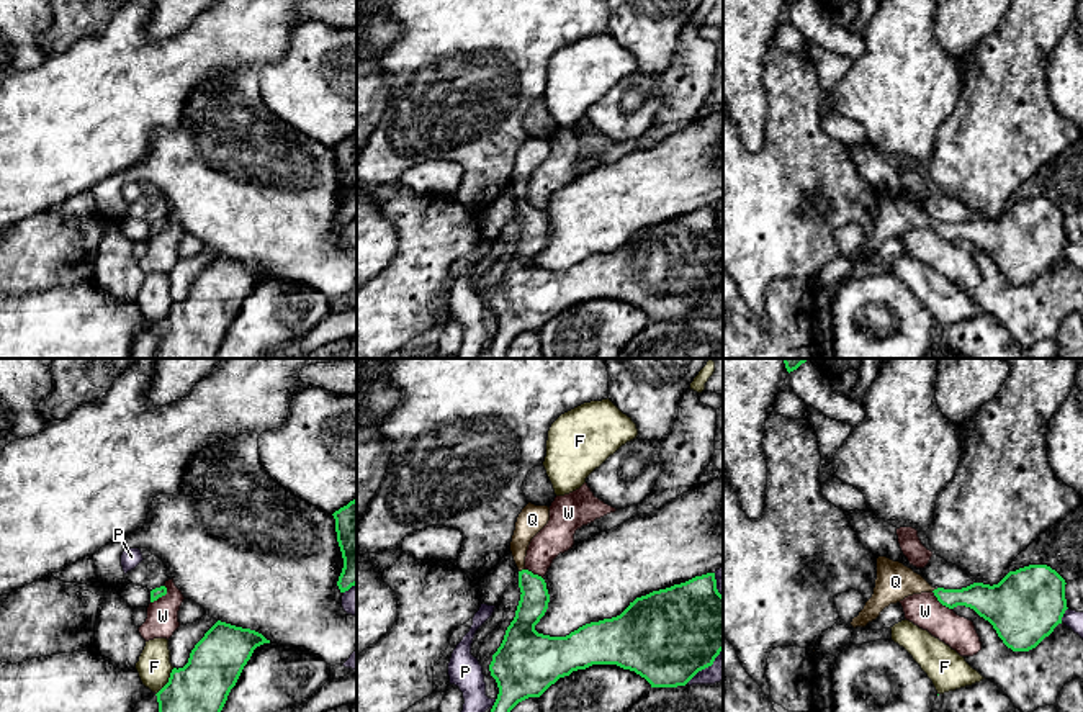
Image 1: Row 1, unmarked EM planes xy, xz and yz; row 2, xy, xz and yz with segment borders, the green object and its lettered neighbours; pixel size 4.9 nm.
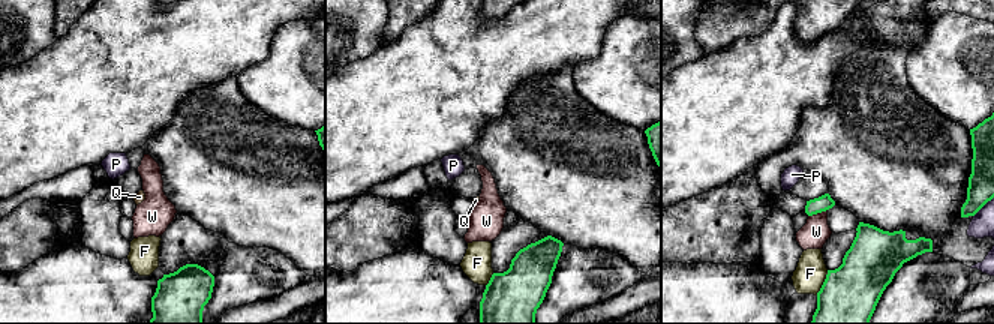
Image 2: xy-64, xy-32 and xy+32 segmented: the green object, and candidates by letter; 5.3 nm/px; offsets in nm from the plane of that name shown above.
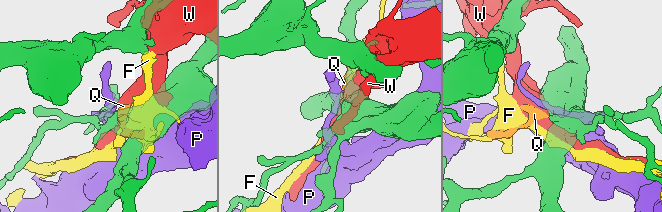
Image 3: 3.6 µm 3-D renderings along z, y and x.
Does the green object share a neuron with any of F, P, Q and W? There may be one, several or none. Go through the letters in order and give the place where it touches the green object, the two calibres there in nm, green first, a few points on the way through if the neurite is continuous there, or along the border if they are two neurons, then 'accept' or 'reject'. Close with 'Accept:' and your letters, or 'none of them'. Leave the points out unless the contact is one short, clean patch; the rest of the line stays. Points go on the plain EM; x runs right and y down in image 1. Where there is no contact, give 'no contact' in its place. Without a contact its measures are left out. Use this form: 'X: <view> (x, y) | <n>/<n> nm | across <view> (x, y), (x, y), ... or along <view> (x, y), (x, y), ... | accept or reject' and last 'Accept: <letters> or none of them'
F: xy (169, 315) | 300/170 nm | reject
P: yz (1064, 246) | 360/90 nm | reject
Q: xz (522, 203) | 140/140 nm | across xz (534, 234), (534, 221), (522, 203), (521, 172), (530, 154) | accept
W: xy (162, 228) | 50/160 nm | reject
Accept: Q

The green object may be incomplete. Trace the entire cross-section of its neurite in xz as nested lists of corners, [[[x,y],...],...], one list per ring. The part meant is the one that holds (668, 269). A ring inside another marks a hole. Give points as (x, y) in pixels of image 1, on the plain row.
[[[528,136],[517,151],[510,185],[519,201],[520,234],[515,250],[489,298],[499,327],[491,347],[479,358],[507,358],[510,344],[528,331],[540,331],[559,311],[592,298],[617,298],[645,311],[651,321],[685,319],[699,304],[713,298],[723,283],[723,229],[715,206],[636,231],[617,250],[591,255],[566,270],[538,267],[535,259],[550,236],[546,216],[525,201],[532,172],[548,157],[550,141]]]

